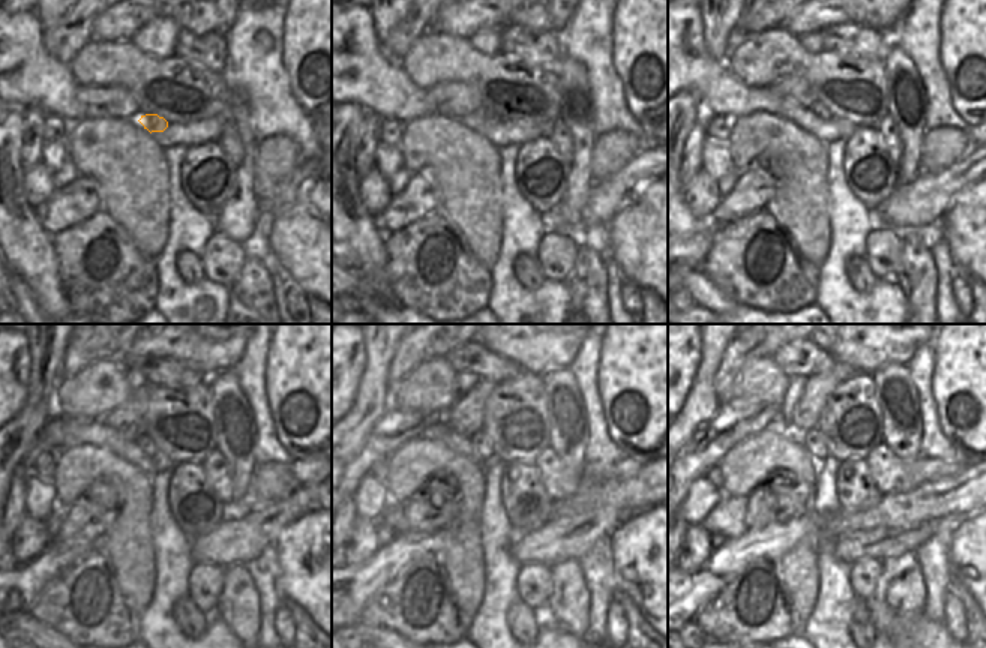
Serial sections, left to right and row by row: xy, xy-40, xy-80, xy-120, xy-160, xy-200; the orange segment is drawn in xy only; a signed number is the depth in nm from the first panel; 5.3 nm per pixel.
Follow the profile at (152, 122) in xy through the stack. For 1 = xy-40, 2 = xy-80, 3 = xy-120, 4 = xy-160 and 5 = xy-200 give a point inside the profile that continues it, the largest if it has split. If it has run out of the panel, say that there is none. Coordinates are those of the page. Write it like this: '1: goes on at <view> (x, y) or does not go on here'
1: goes on at xy-40 (488, 114)
2: goes on at xy-80 (817, 107)
3: goes on at xy-120 (144, 441)
4: goes on at xy-160 (480, 441)
5: goes on at xy-200 (812, 440)

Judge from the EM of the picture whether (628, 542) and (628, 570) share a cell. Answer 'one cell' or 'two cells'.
one cell

